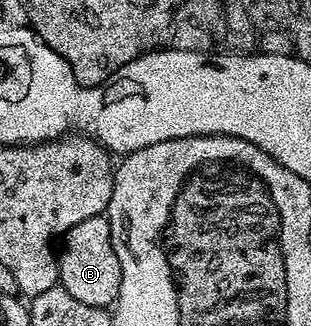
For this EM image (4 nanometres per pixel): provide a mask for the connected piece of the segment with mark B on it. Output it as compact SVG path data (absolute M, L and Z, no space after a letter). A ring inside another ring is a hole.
M106 216L85 219L63 234L57 249L59 259L59 284L73 299L89 303L89 307L107 309L114 306L119 297L121 263L117 263L117 251L113 251L111 228Z

